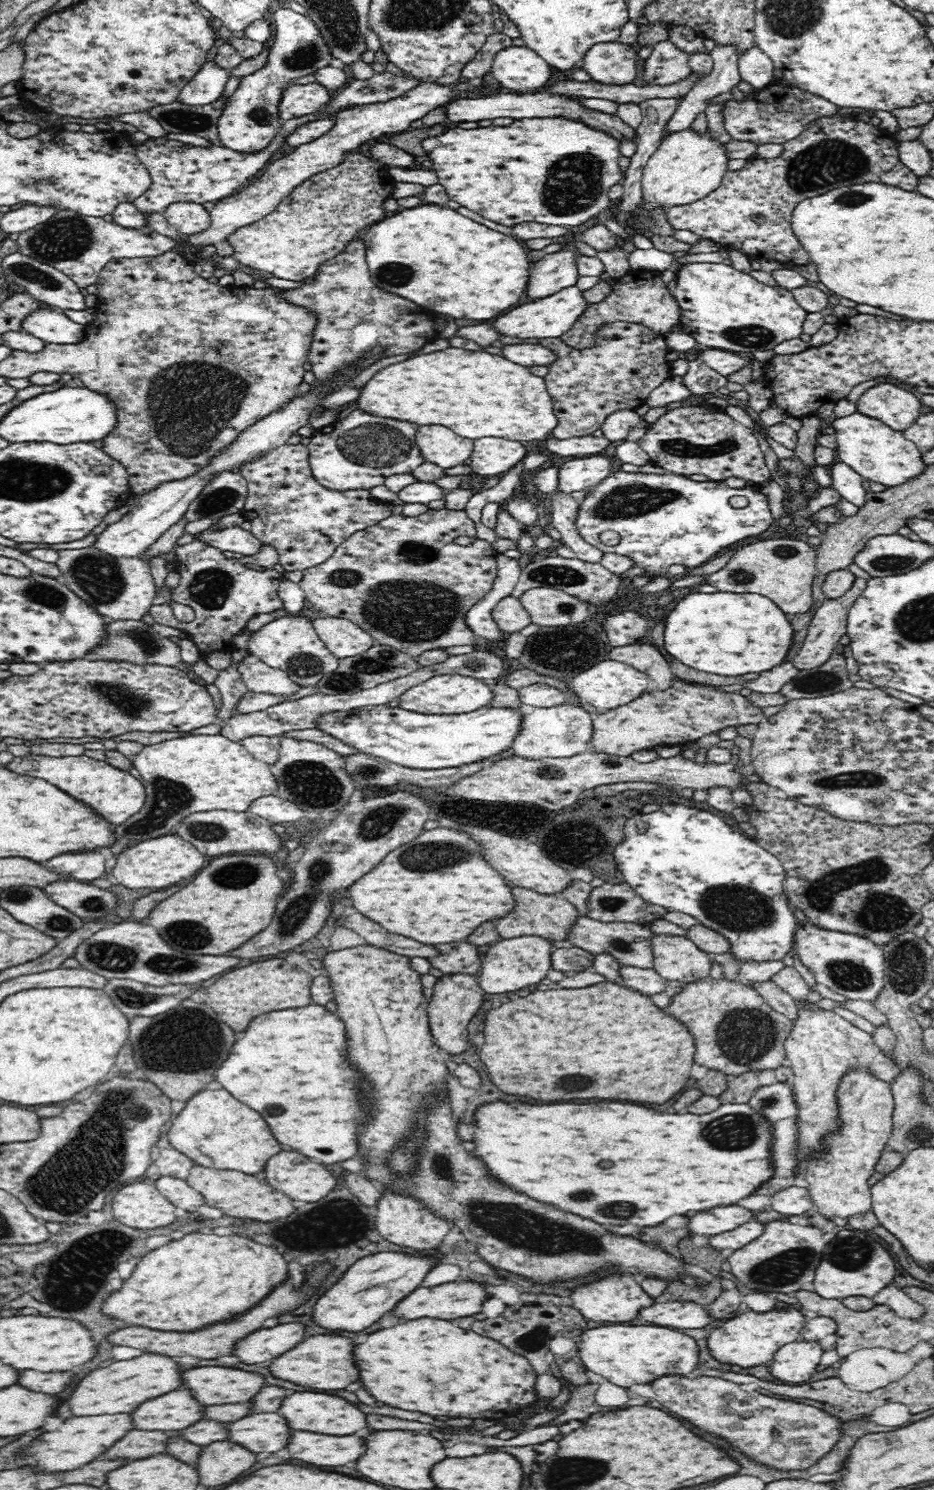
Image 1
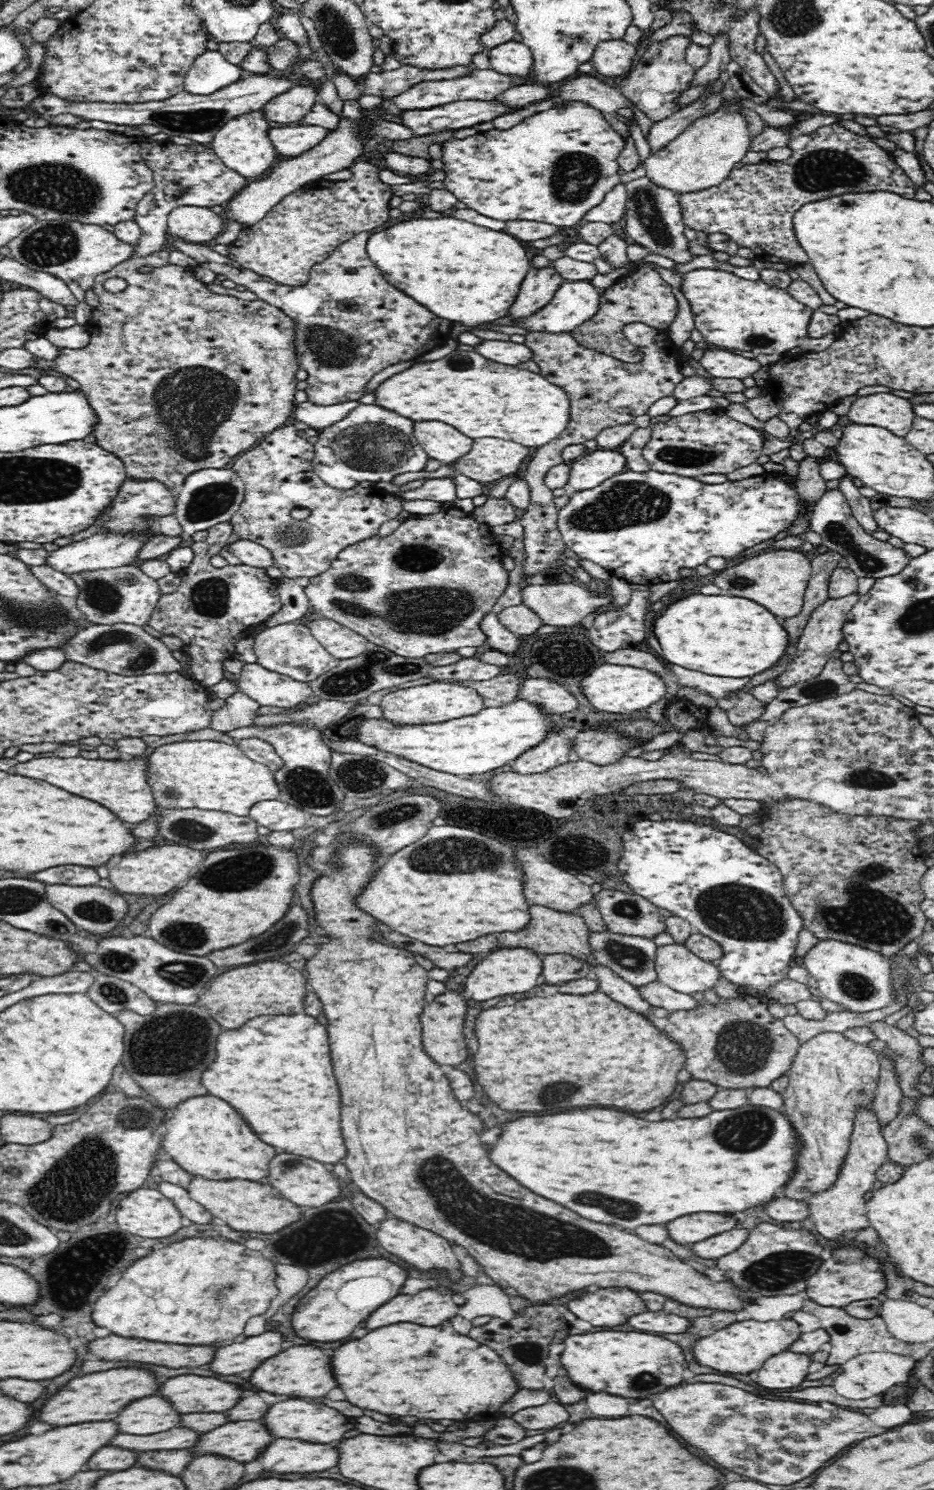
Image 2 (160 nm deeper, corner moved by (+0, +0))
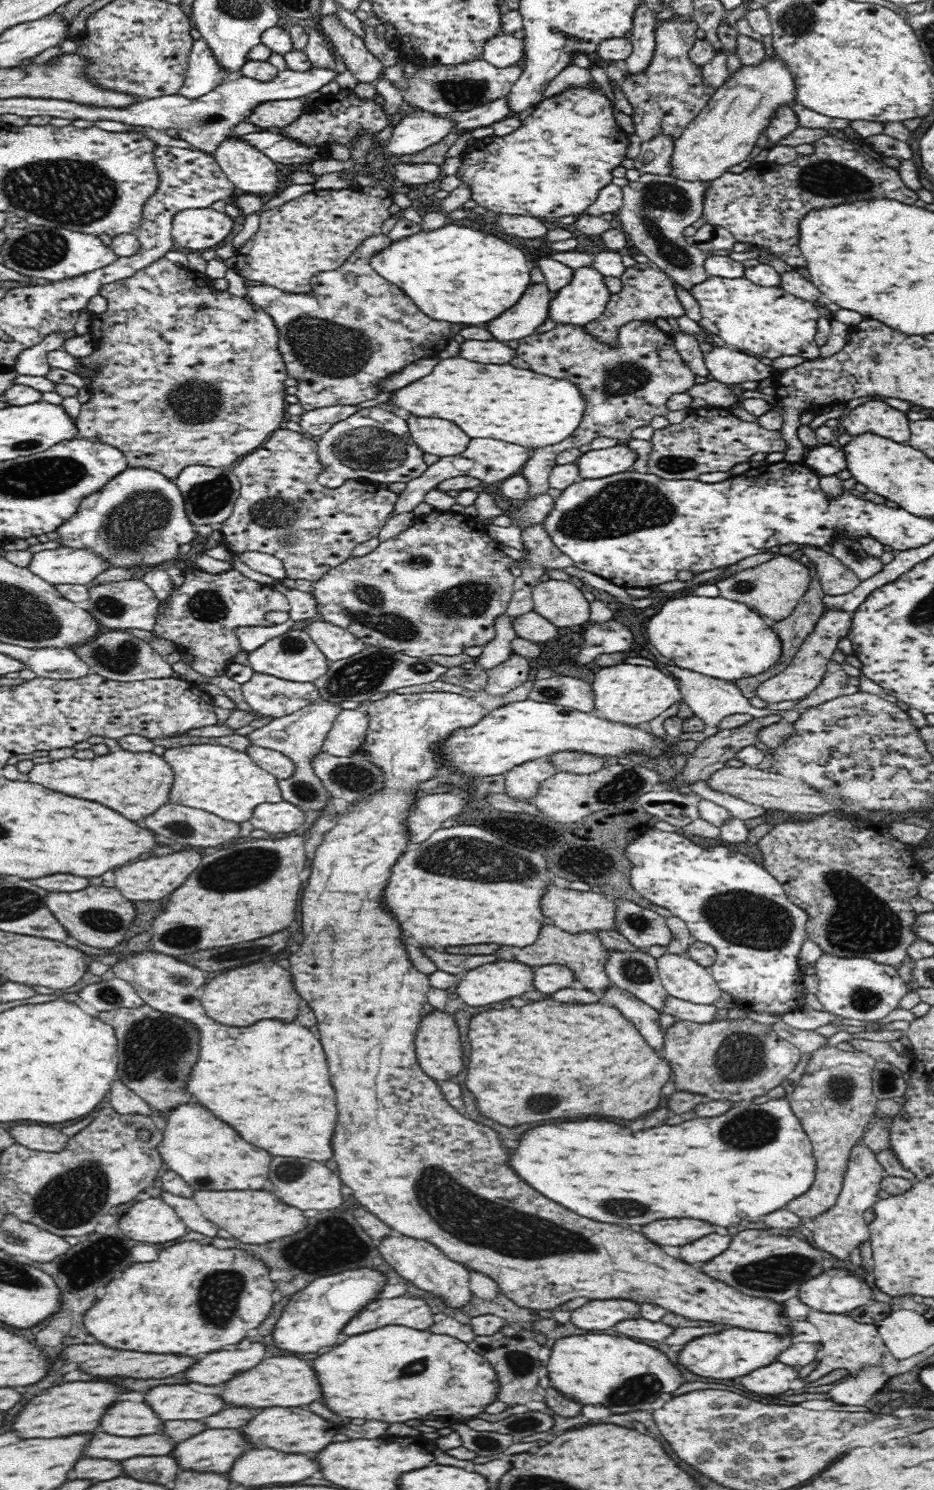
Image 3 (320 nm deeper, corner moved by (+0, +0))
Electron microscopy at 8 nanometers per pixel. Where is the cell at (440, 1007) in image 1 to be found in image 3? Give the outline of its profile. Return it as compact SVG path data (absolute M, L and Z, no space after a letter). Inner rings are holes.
M435 1010L420 1021L415 1038L415 1053L418 1063L425 1074L432 1080L450 1080L452 1076L464 1070L464 1056L462 1056L462 1042L456 1028L454 1014L448 1015L444 1010Z

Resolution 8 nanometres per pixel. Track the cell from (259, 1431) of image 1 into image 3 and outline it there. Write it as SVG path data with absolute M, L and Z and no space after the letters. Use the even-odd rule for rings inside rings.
M207 1428L176 1443L171 1454L182 1470L222 1474L232 1468L238 1456L250 1450L246 1440L238 1428Z

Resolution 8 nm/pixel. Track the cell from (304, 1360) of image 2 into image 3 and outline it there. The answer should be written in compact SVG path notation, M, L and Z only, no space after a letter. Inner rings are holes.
M295 1354L264 1358L254 1368L240 1373L226 1382L219 1397L230 1407L268 1408L284 1406L284 1408L306 1407L311 1402L320 1401L320 1386L314 1370L308 1360L302 1360Z

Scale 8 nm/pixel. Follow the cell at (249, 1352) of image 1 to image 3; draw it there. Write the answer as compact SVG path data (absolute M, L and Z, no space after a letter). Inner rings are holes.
M258 1342L251 1343L250 1348L245 1351L233 1347L224 1348L220 1352L210 1352L198 1357L198 1360L184 1371L184 1376L188 1383L216 1386L260 1364L266 1358L266 1352L266 1346Z

